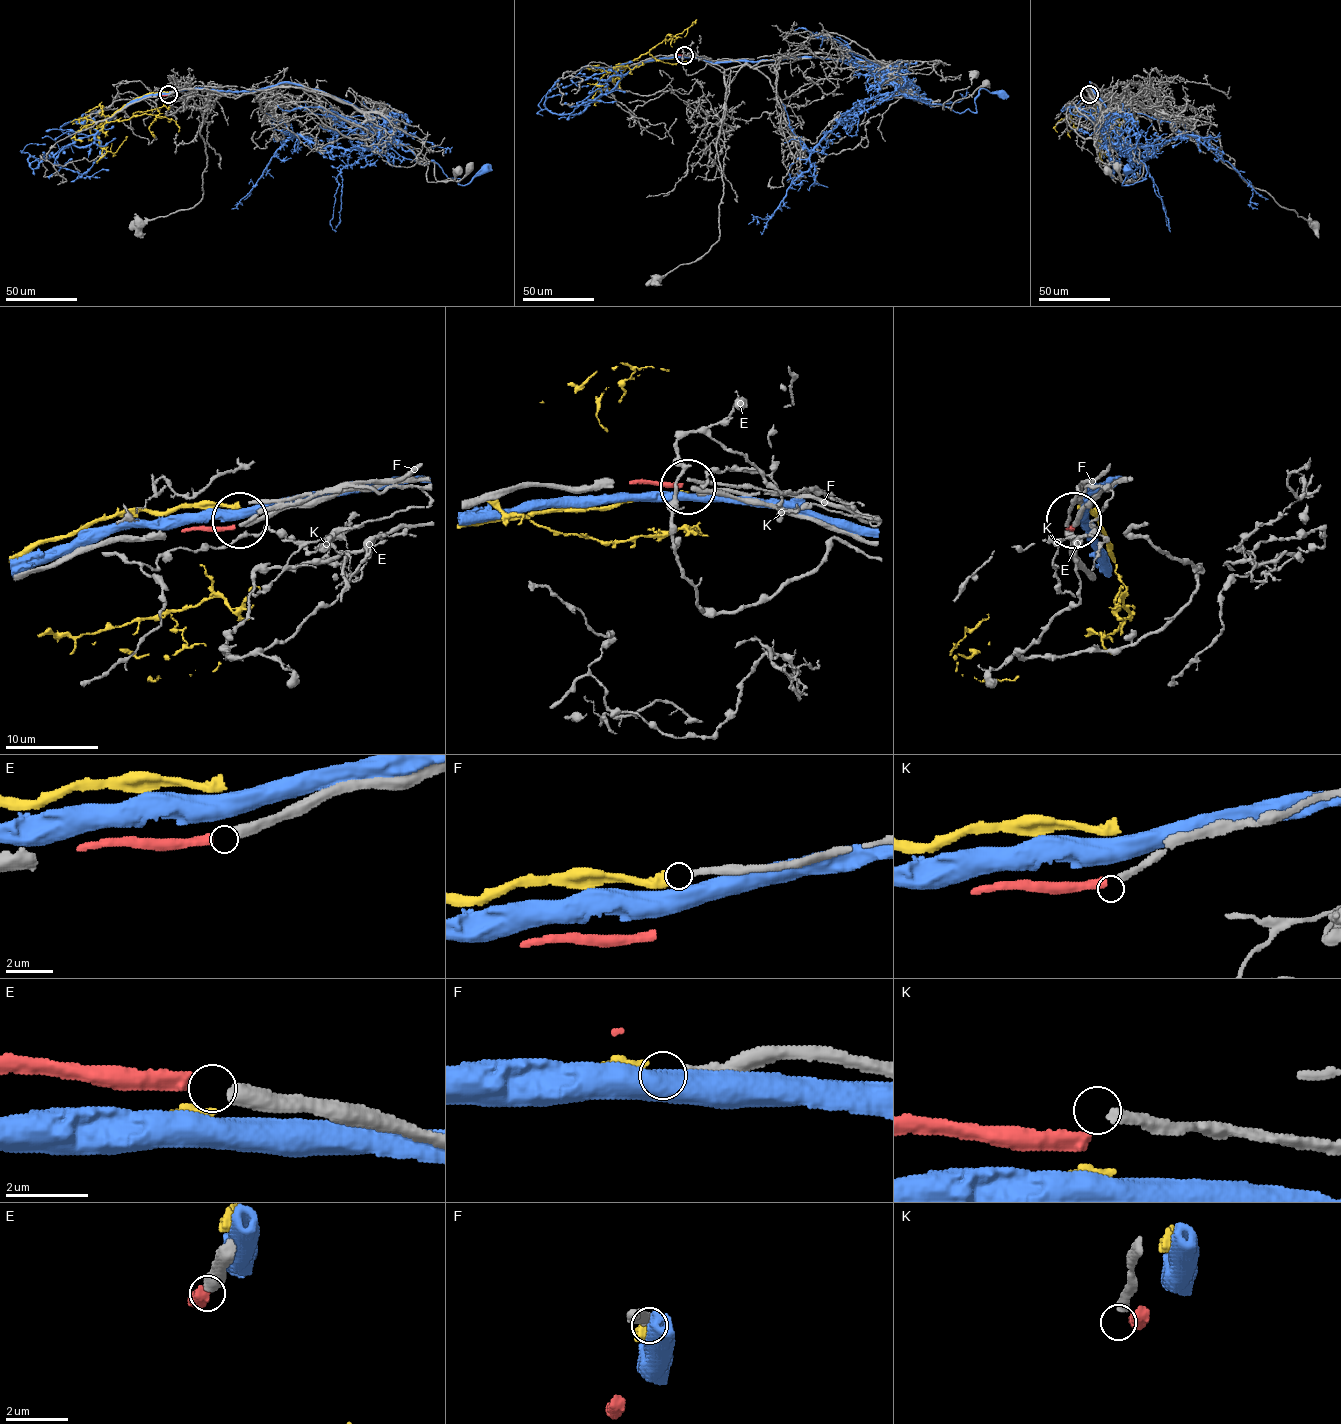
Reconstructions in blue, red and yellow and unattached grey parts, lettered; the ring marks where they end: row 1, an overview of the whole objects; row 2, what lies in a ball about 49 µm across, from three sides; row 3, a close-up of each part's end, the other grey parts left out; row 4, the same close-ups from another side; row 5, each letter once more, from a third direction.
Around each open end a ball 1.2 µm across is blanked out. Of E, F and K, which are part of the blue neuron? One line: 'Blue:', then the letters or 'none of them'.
Blue: none of them

